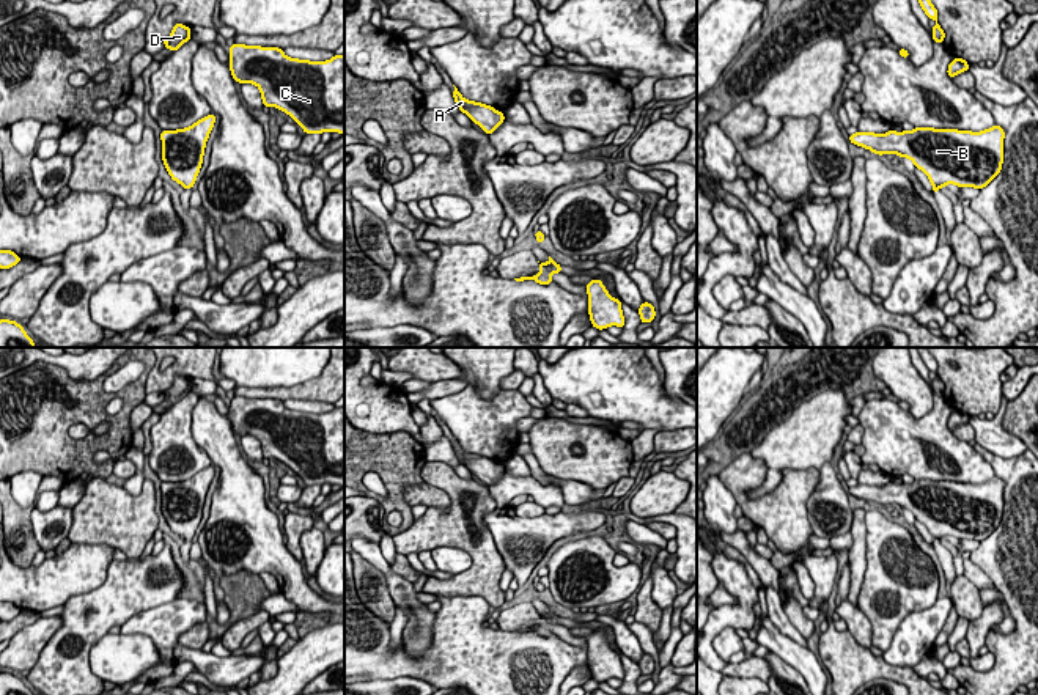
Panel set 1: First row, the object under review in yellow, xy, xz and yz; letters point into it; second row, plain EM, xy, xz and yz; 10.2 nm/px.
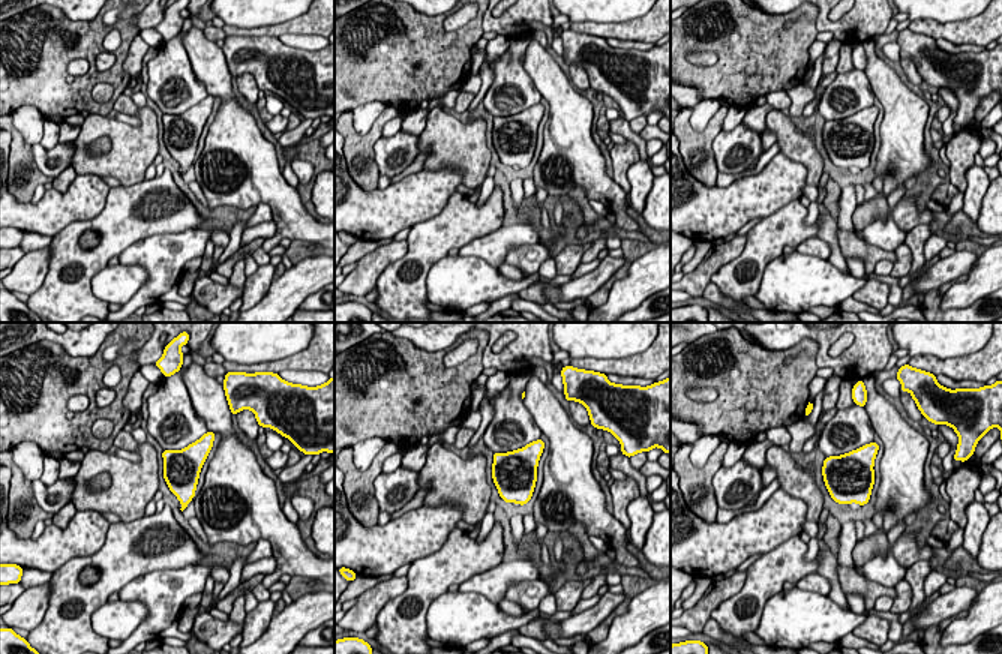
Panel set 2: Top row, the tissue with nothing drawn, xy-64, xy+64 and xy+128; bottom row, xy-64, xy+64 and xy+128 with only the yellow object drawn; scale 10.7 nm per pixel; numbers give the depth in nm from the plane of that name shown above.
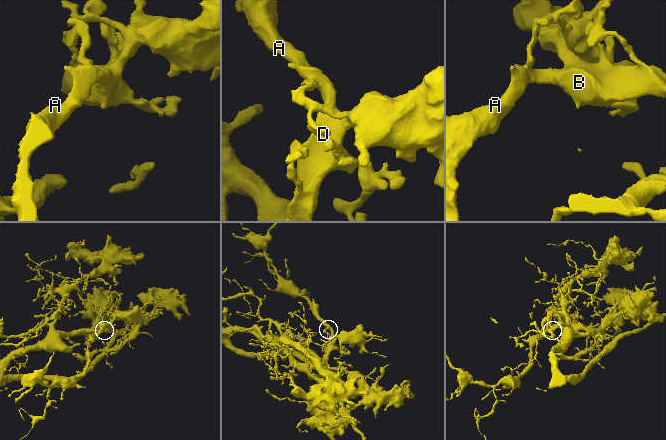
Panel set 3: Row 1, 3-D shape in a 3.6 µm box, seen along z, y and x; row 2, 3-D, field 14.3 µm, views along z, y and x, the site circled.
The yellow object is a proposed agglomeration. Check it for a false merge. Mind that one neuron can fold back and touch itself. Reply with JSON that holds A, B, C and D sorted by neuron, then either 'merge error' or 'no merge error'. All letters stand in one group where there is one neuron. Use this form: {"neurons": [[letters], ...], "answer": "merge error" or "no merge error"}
{"neurons": [["A", "B", "C", "D"]], "answer": "no merge error"}

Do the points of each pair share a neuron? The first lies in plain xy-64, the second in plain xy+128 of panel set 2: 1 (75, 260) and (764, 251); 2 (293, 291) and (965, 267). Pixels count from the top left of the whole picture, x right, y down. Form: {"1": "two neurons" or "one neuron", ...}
{"1": "one neuron", "2": "two neurons"}

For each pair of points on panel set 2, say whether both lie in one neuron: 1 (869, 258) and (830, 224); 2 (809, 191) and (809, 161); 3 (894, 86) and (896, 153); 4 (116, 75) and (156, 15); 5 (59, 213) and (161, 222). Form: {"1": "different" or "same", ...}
{"1": "different", "2": "different", "3": "same", "4": "different", "5": "different"}

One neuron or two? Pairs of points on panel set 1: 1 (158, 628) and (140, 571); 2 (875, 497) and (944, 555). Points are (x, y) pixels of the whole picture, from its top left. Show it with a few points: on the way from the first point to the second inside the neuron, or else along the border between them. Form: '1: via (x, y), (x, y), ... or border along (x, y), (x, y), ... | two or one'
1: border along (178, 596), (169, 603), (134, 614), (120, 626) | two
2: via (897, 497), (919, 510), (934, 525), (934, 533) | one

